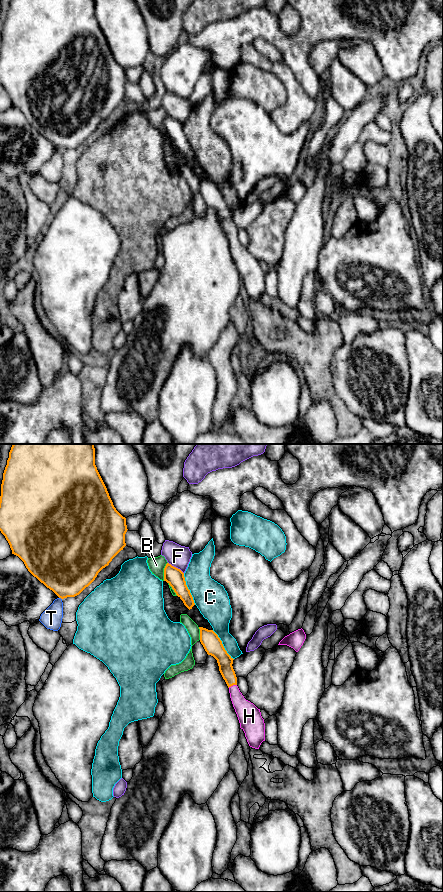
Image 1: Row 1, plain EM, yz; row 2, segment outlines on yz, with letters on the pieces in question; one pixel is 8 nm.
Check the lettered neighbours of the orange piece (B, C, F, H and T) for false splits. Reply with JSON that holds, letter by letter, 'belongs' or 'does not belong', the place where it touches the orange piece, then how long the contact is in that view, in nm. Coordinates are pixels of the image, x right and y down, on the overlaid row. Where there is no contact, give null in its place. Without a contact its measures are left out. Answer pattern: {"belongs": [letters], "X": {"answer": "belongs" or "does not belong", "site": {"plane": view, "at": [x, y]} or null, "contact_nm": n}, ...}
{"belongs": ["H"], "B": {"answer": "does not belong", "site": {"plane": "yz", "at": [164, 571]}, "contact_nm": 160}, "C": {"answer": "does not belong", "site": {"plane": "yz", "at": [188, 589]}, "contact_nm": 280}, "F": {"answer": "does not belong", "site": {"plane": "yz", "at": [175, 567]}, "contact_nm": 160}, "H": {"answer": "belongs", "site": {"plane": "yz", "at": [232, 685]}, "contact_nm": 80}, "T": {"answer": "does not belong", "site": {"plane": "yz", "at": [60, 597]}, "contact_nm": 30}}

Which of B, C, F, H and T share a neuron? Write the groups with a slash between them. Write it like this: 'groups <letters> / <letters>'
groups B / C / F / H / T

